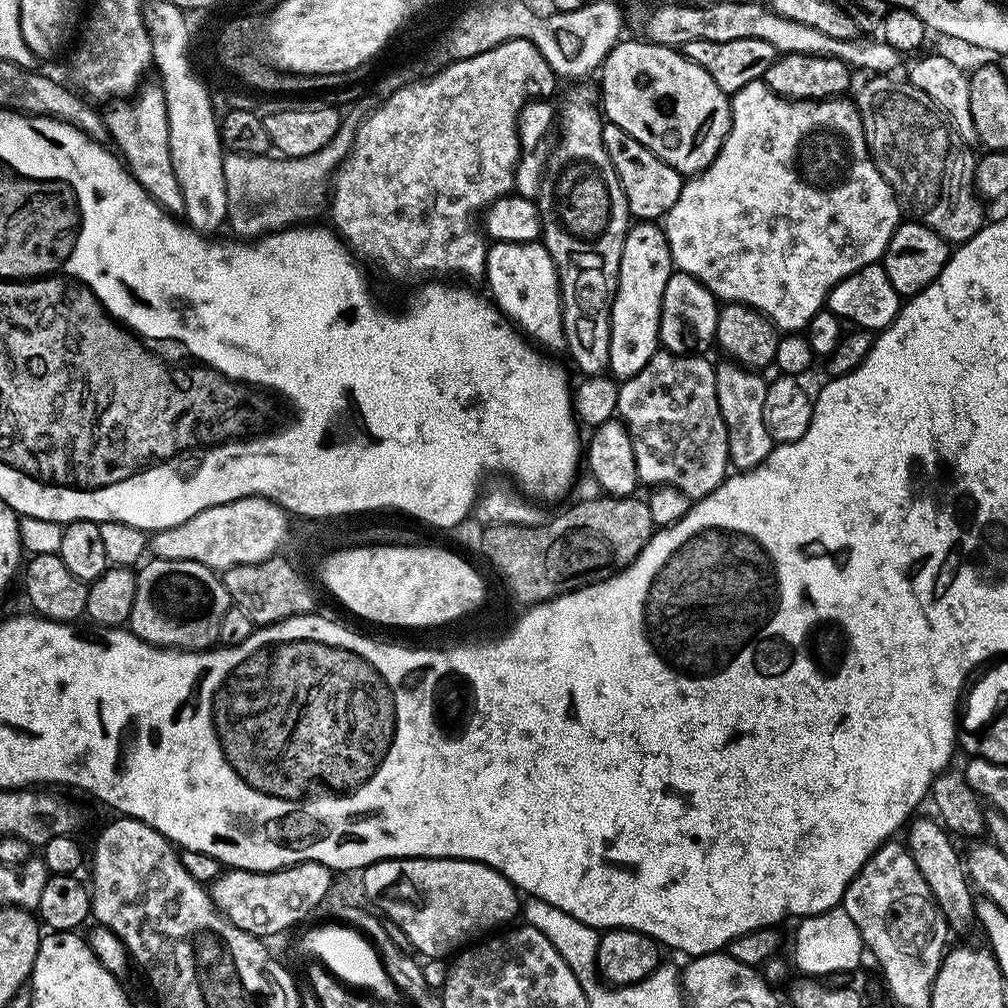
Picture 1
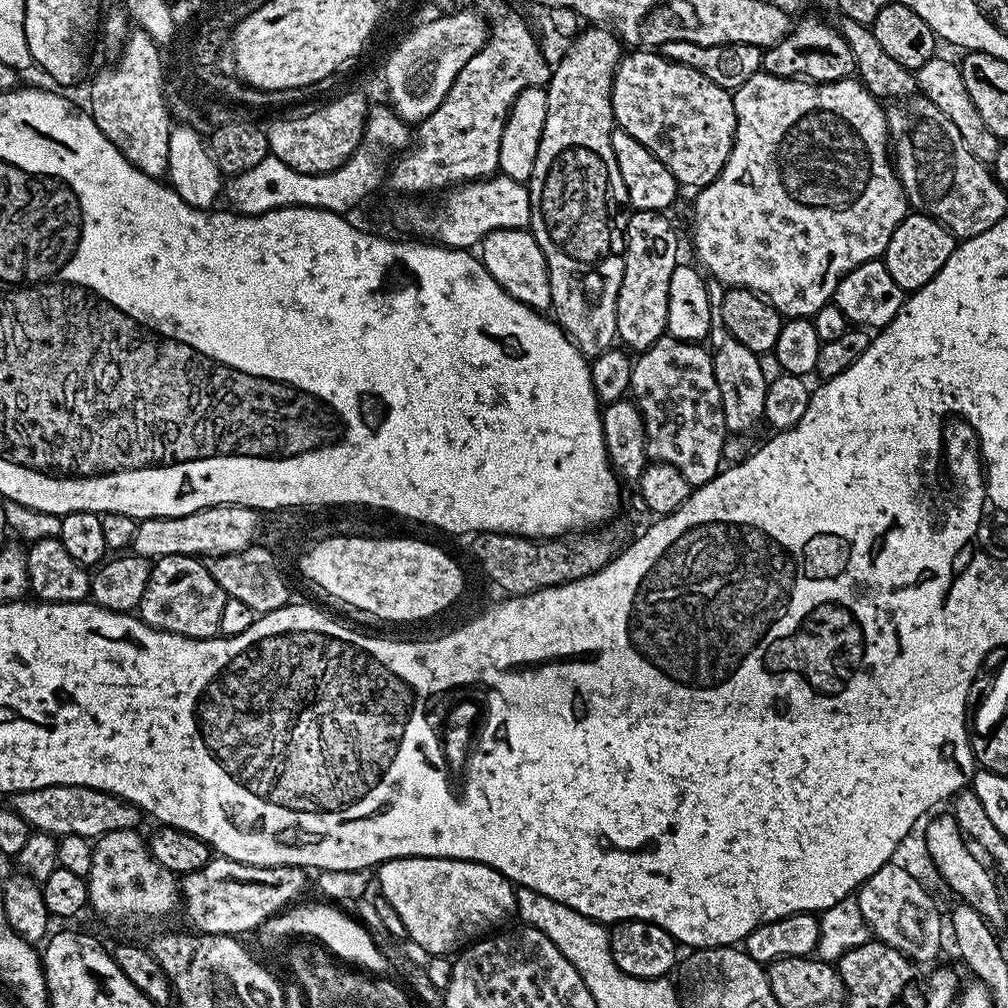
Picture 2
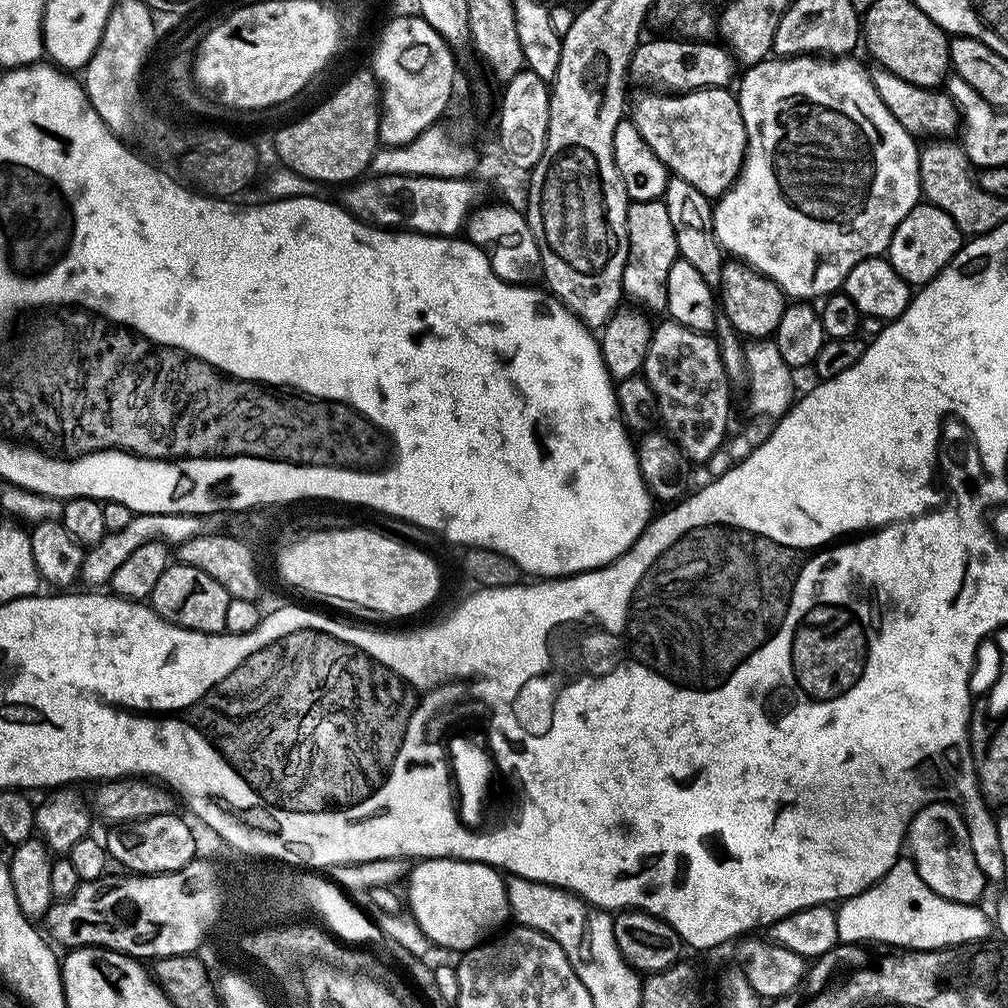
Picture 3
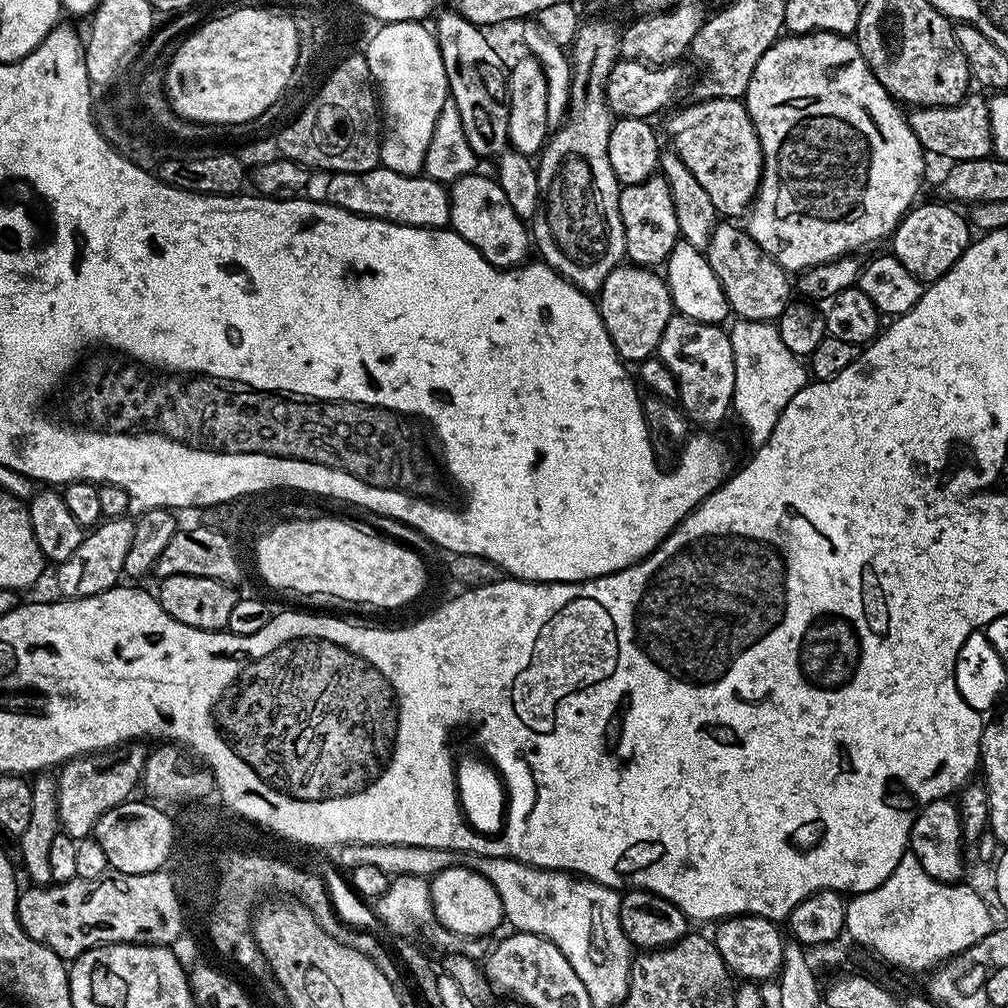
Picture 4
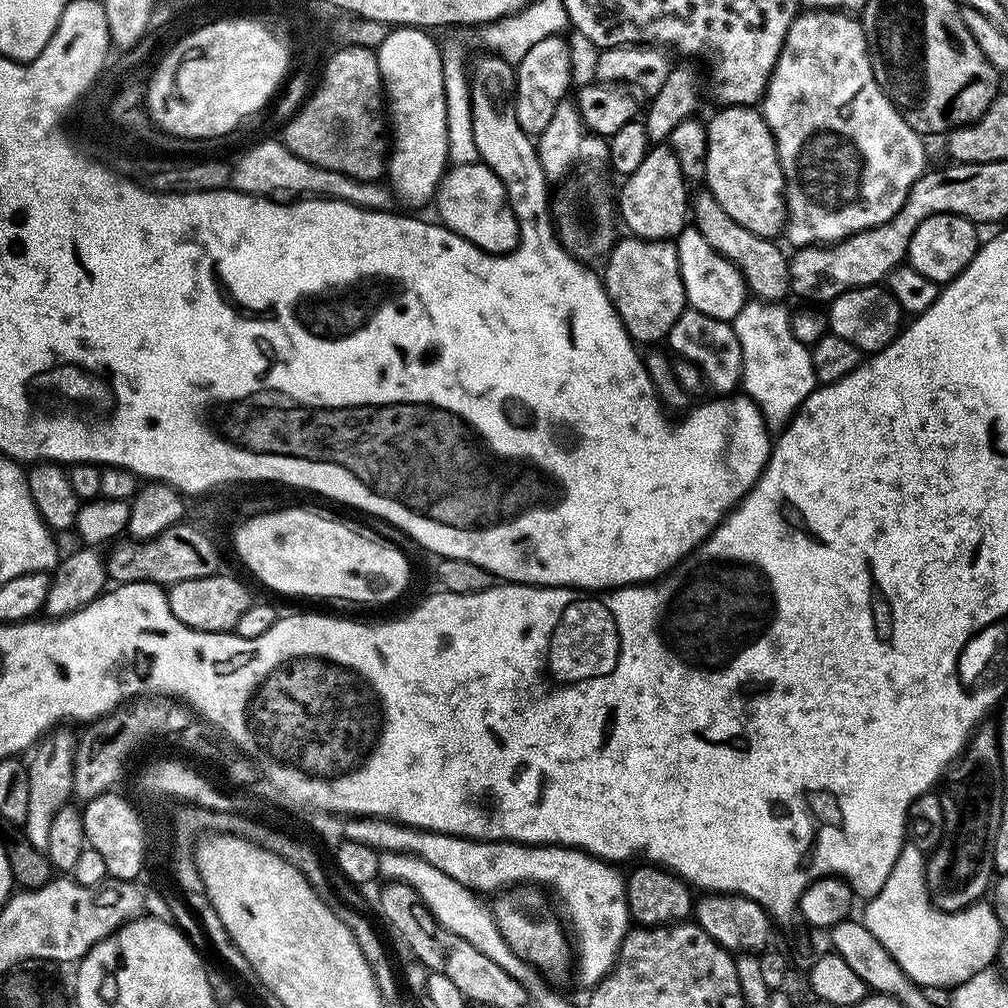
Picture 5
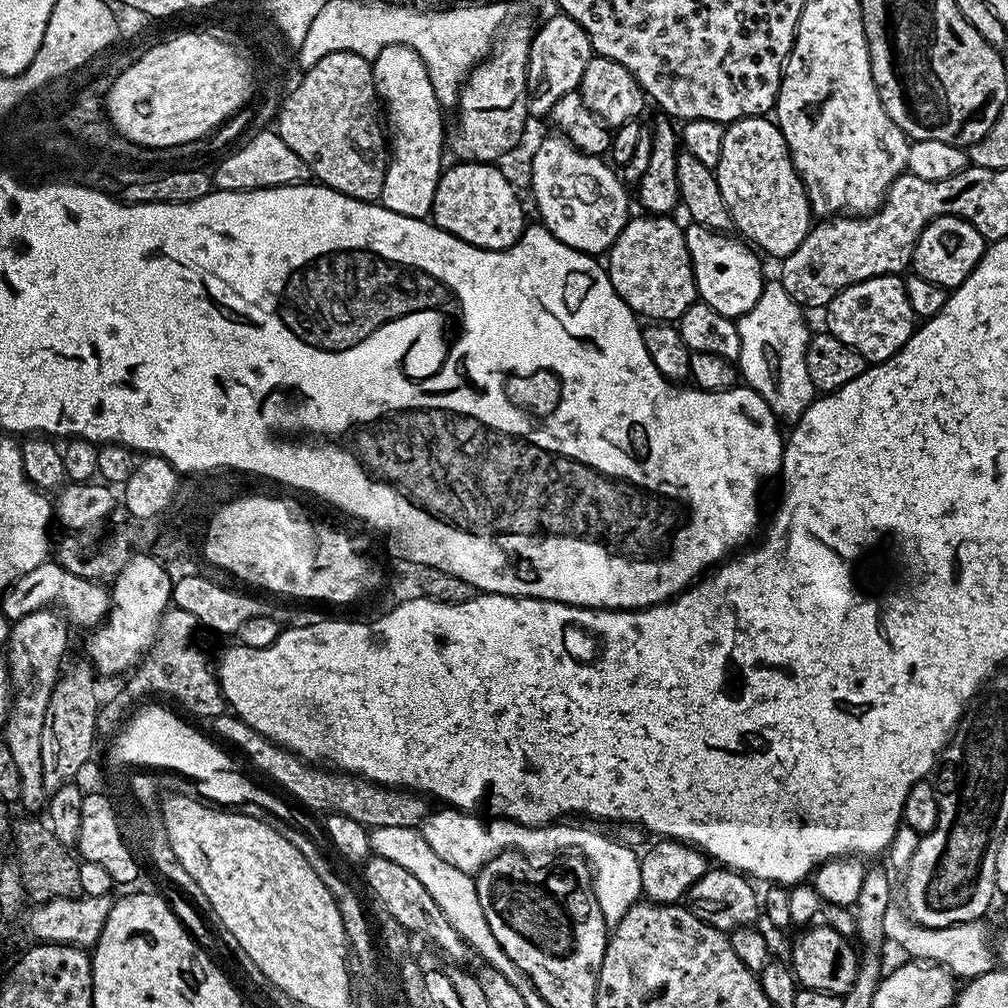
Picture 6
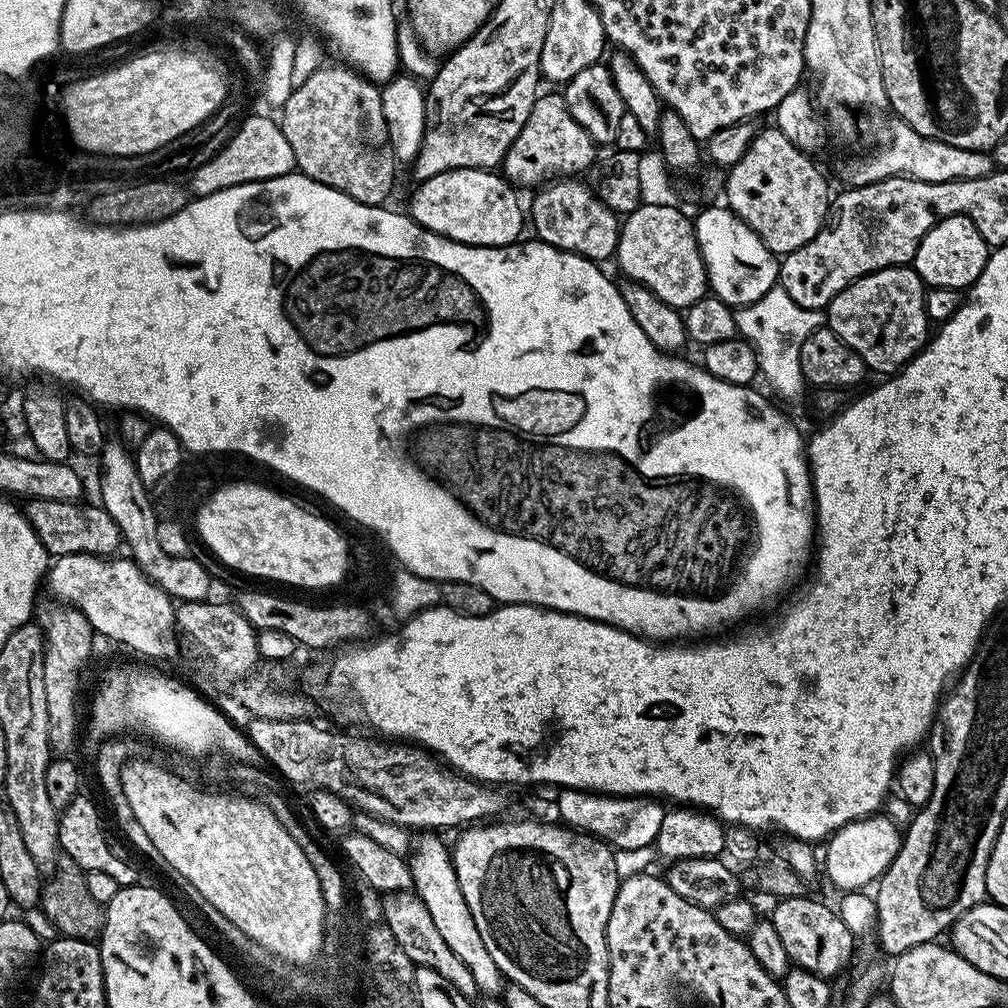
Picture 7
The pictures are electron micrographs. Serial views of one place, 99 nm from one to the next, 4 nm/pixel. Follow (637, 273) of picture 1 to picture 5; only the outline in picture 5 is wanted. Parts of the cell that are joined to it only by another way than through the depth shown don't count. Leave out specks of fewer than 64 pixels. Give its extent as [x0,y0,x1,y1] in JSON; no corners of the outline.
[618,143,690,240]

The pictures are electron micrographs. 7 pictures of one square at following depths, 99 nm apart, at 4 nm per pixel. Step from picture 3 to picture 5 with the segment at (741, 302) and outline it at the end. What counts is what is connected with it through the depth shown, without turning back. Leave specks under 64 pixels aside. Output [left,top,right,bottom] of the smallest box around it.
[690,190,789,302]

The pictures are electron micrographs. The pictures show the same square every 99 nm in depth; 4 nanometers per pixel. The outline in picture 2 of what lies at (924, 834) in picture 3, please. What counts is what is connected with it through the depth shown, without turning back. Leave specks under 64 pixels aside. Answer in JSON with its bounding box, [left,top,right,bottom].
[926,814,1004,926]

